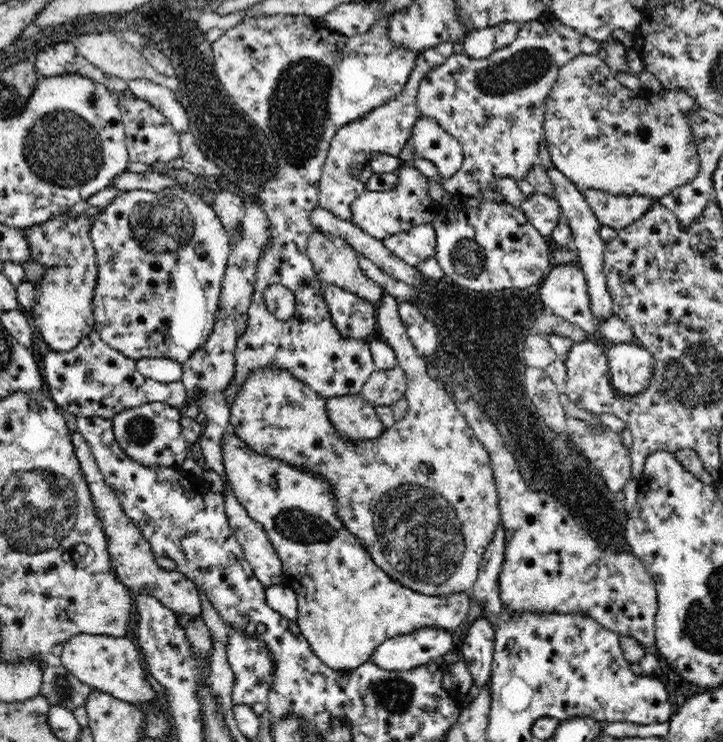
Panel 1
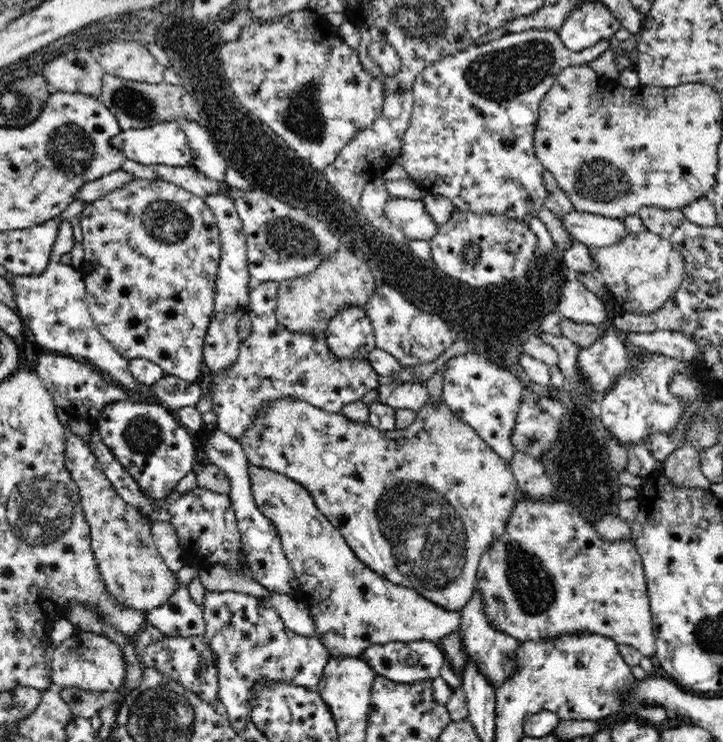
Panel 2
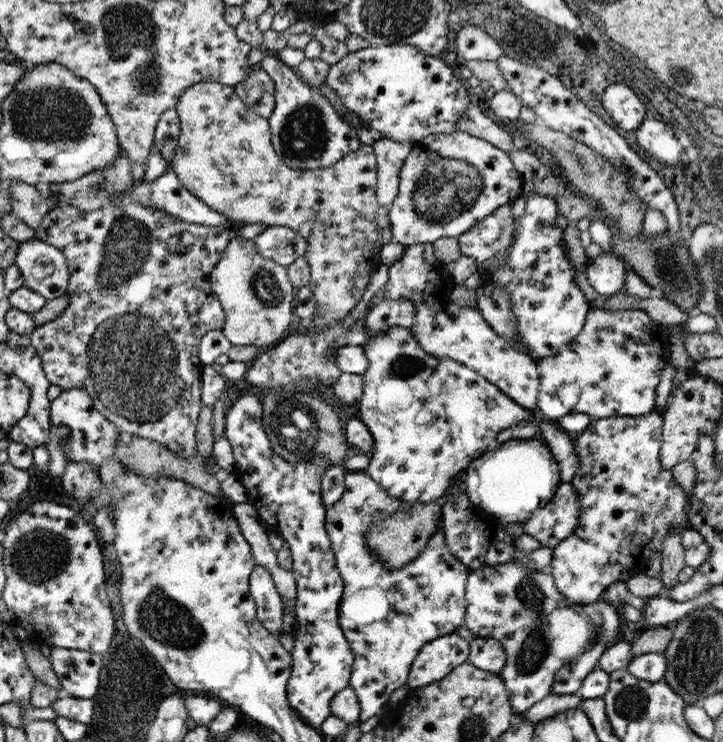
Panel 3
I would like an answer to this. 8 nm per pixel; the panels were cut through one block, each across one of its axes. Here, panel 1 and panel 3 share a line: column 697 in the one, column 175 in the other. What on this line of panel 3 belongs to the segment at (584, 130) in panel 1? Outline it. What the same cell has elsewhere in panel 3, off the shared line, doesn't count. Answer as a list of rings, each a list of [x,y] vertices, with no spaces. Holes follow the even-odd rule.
[[[195,84],[187,88],[175,104],[179,136],[173,150],[173,158],[167,168],[173,170],[181,188],[185,188],[195,200],[207,204],[211,210],[225,216],[225,222],[287,226],[295,230],[305,242],[307,250],[303,260],[309,268],[309,292],[317,304],[317,312],[303,320],[303,334],[315,338],[319,332],[333,328],[347,320],[355,310],[371,272],[379,266],[379,248],[375,232],[375,144],[363,146],[357,152],[349,152],[339,164],[319,170],[293,170],[275,154],[271,142],[269,118],[261,118],[249,110],[235,94],[233,86],[225,84]]]

